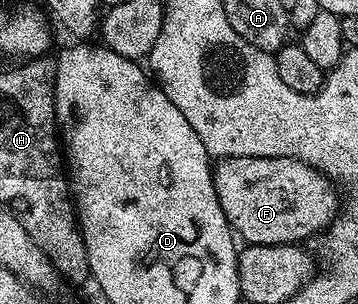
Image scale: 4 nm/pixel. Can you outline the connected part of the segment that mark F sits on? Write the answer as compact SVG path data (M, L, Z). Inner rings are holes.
M296 158L219 159L213 170L216 198L231 229L246 244L301 245L306 242L302 240L329 228L340 211L340 192L334 181Z

